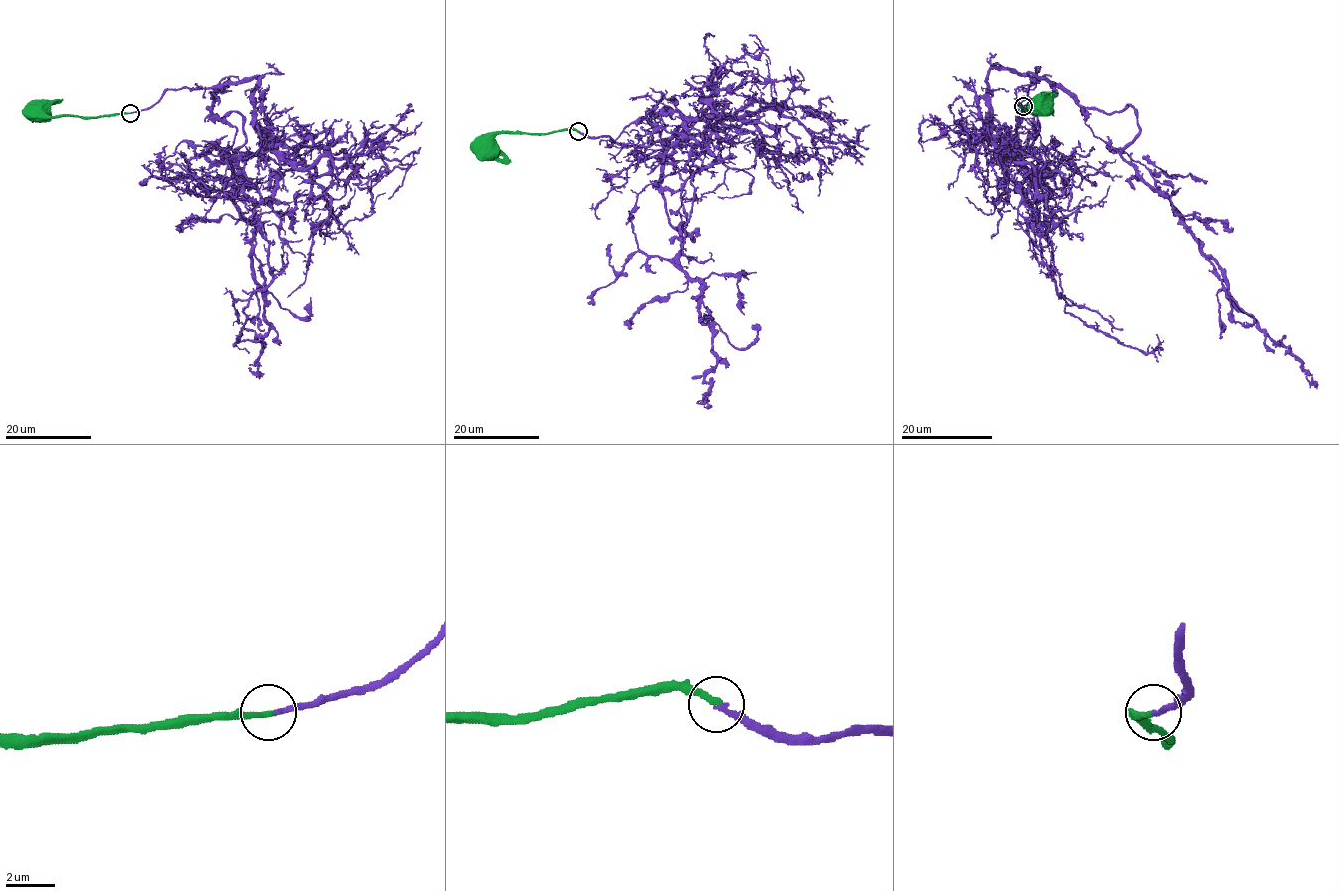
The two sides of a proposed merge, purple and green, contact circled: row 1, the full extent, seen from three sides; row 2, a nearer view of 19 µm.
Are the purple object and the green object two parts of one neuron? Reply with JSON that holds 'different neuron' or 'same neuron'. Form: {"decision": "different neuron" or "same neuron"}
{"decision": "same neuron"}

